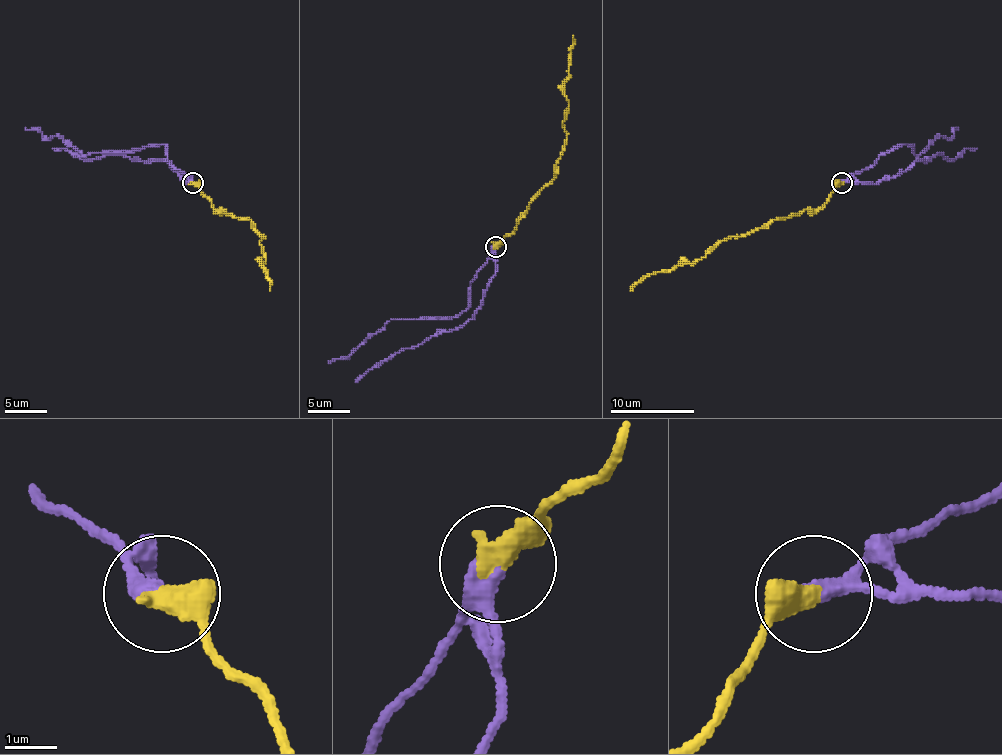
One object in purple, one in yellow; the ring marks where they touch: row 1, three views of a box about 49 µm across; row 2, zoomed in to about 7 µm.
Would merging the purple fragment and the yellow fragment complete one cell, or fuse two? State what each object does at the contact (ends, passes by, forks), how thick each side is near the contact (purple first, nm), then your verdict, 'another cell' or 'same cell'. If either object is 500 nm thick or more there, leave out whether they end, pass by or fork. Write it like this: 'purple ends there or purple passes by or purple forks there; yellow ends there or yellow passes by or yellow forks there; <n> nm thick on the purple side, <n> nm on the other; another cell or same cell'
purple passes by; yellow passes by; 280 nm thick on the purple side, 360 nm on the other; same cell

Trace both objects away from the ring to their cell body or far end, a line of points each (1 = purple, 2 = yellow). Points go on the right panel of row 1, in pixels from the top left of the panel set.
1: (841, 182), (847, 182), (877, 159), (906, 144), (912, 146), (916, 155), (937, 136), (950, 138), (958, 128)
2: (841, 182), (820, 207), (776, 217), (751, 232), (728, 236), (691, 263), (647, 274), (630, 290)

